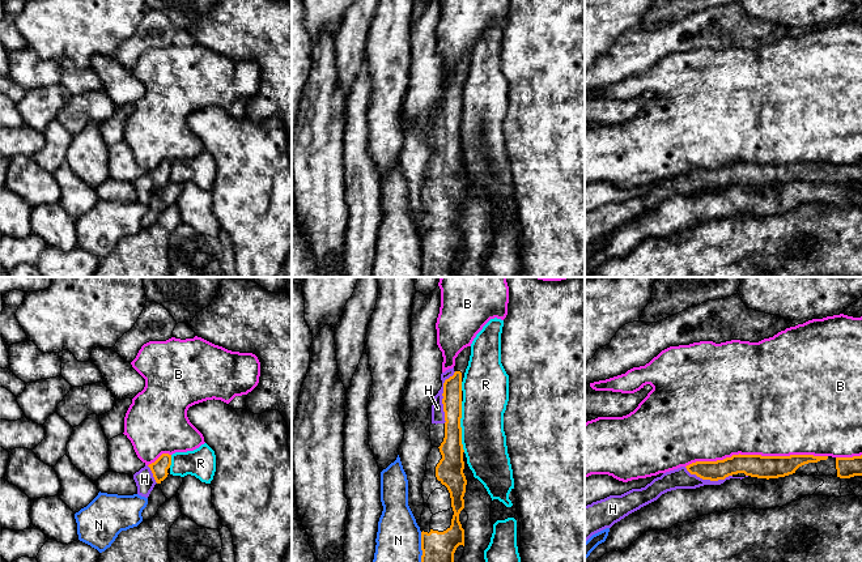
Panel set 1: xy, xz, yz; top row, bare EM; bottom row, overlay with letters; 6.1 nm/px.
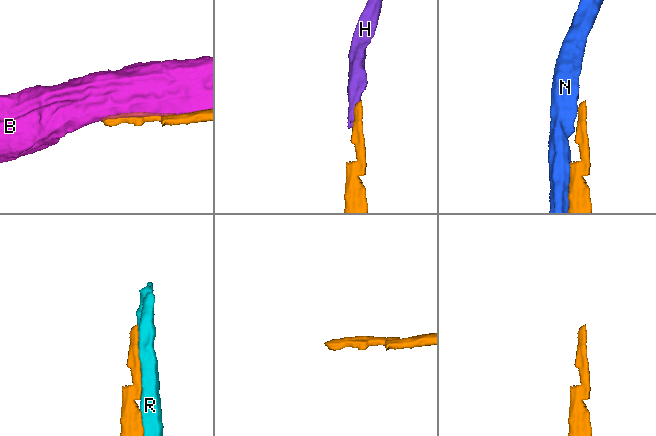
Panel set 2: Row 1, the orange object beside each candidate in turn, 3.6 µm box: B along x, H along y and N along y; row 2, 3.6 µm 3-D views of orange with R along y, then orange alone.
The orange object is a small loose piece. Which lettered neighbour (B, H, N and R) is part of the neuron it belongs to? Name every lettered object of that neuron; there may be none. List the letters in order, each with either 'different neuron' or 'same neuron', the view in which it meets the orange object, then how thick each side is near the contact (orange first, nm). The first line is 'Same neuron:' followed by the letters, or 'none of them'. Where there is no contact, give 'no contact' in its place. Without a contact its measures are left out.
Same neuron: H
B: different neuron; meets orange in yz; 140 nm thick on the orange side, 500 nm on the other
H: same neuron; meets orange in xz; 120 nm thick on the orange side, 80 nm on the other
N: different neuron; meets orange in xz; 190 nm thick on the orange side, 280 nm on the other
R: different neuron; meets orange in xz; 150 nm thick on the orange side, 280 nm on the other

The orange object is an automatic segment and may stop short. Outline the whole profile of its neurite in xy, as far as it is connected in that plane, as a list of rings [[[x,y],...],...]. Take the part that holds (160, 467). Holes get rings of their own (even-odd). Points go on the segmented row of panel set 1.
[[[162,454],[154,463],[145,465],[133,474],[137,494],[148,498],[156,484],[161,484],[167,477],[171,465],[171,455]]]

